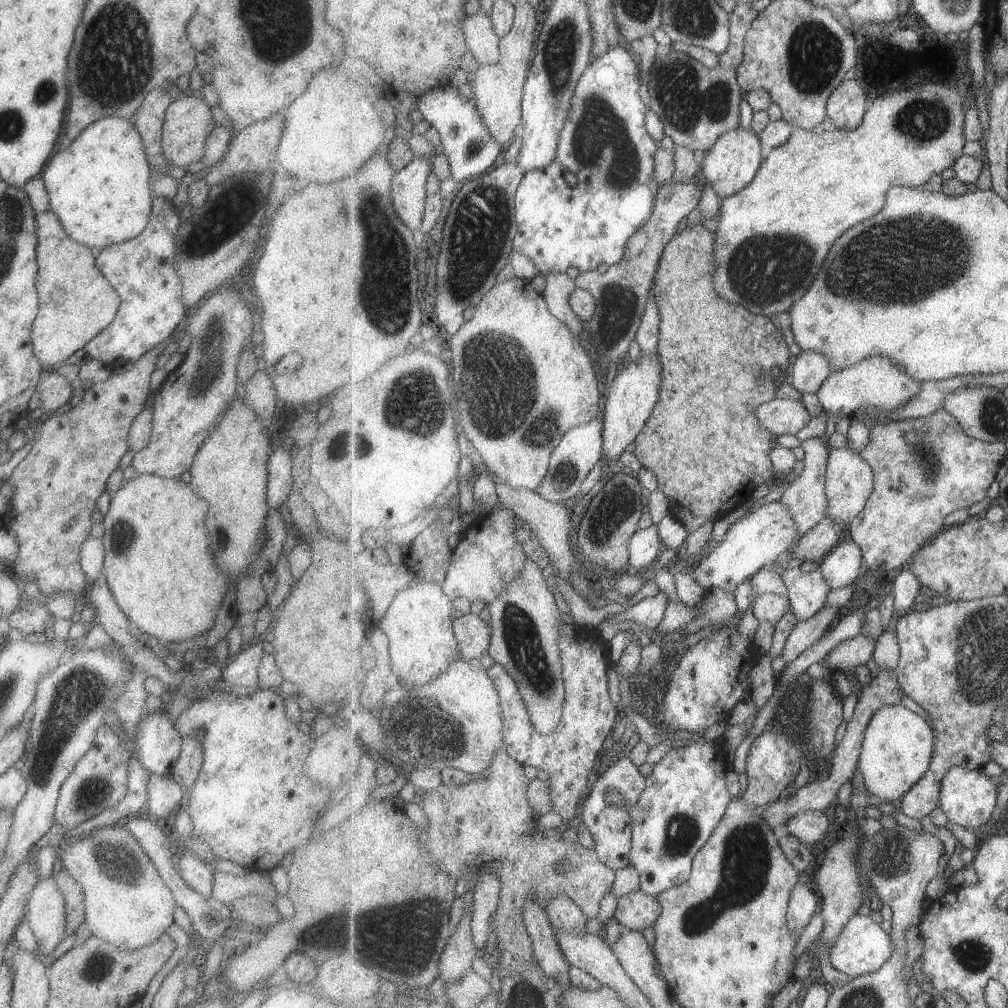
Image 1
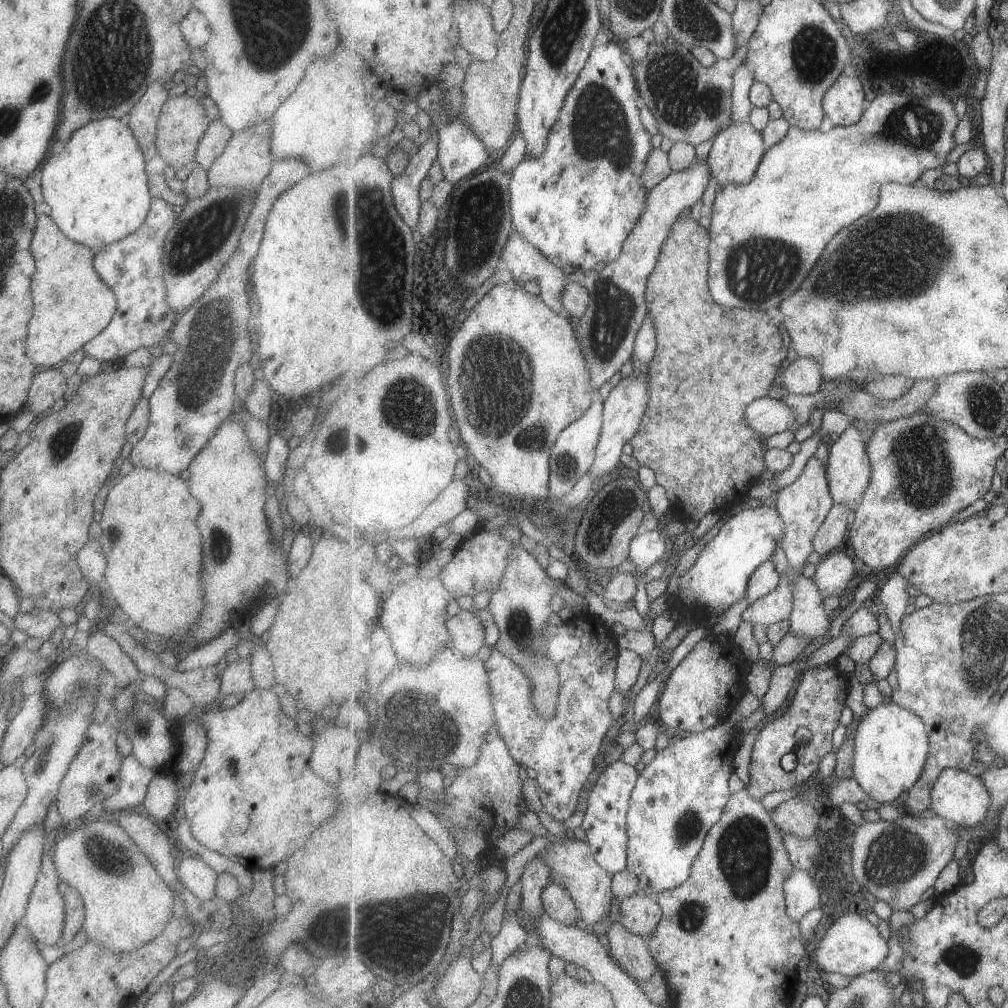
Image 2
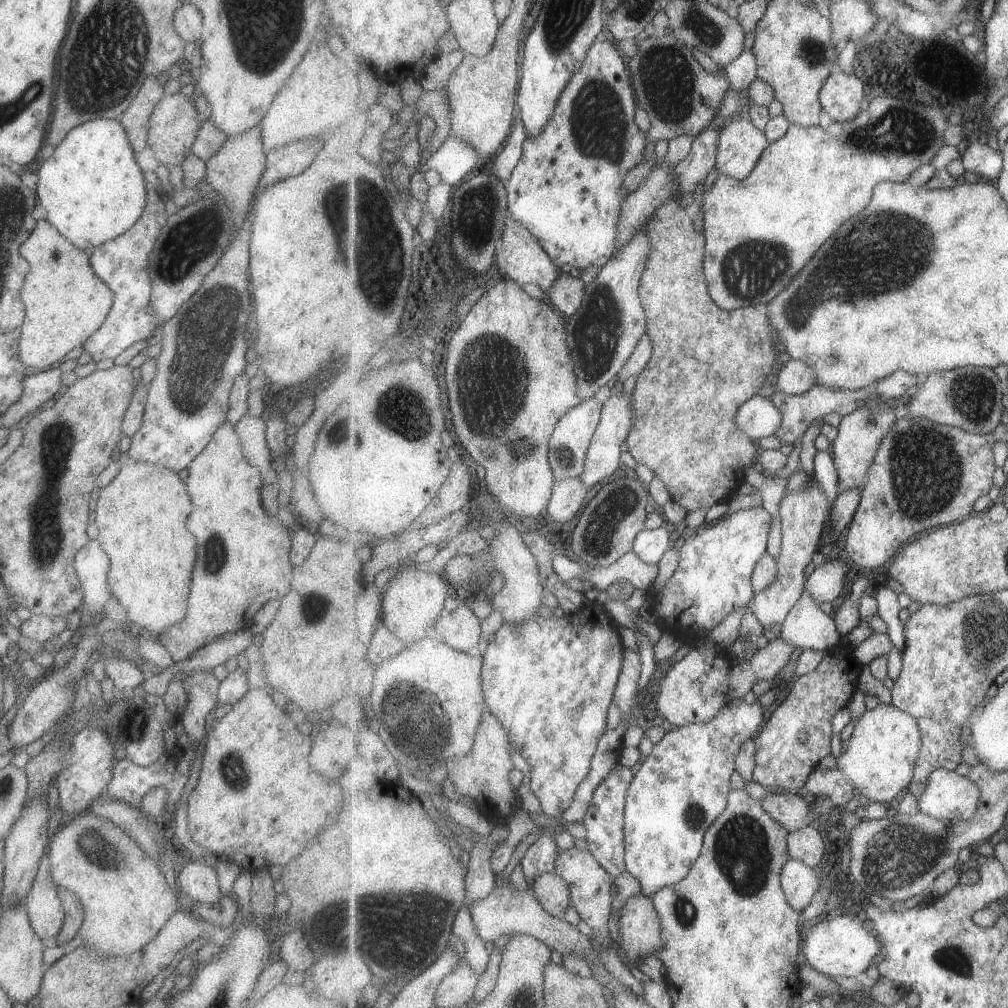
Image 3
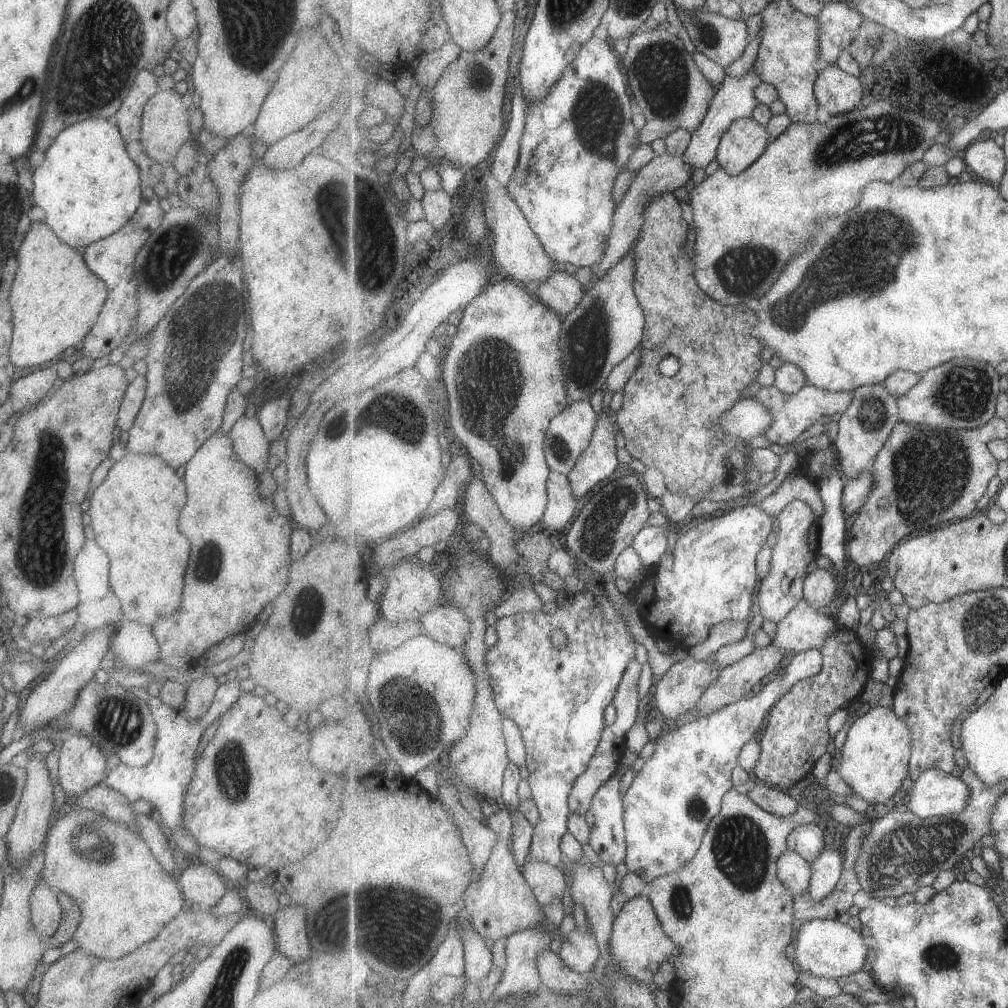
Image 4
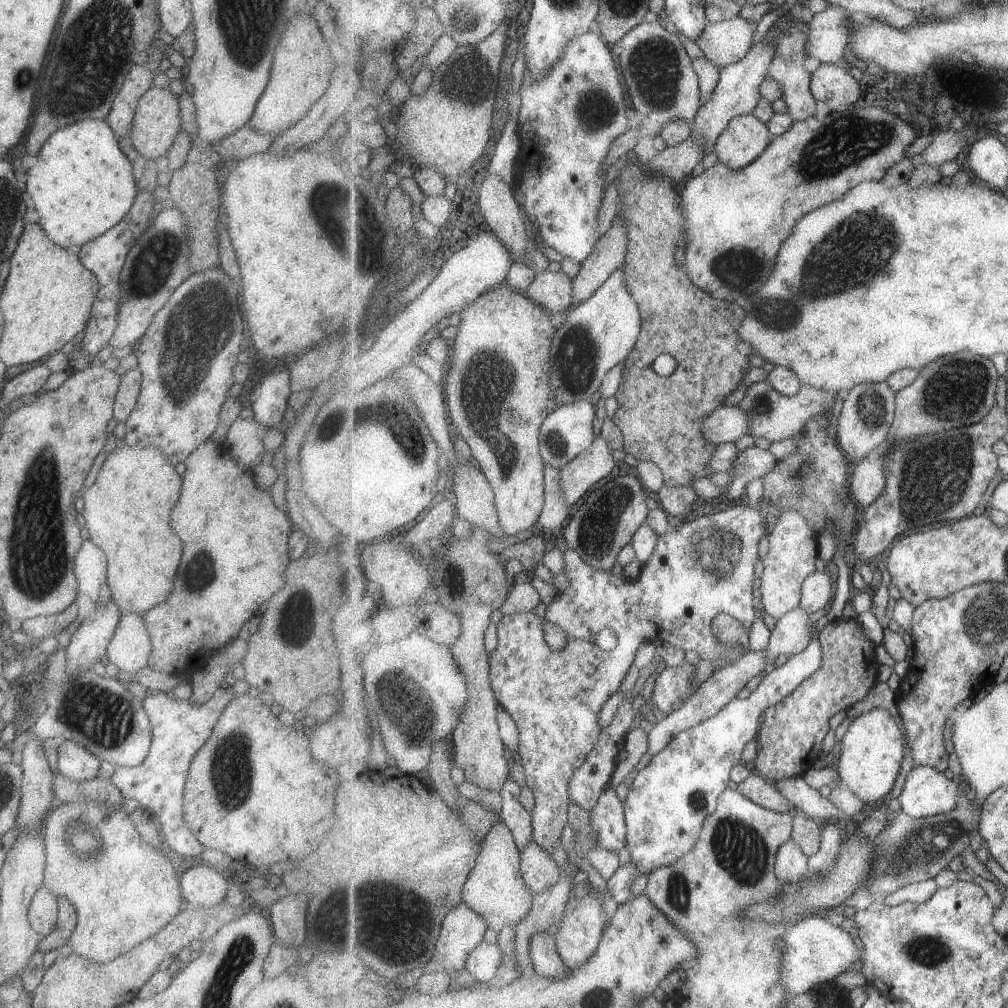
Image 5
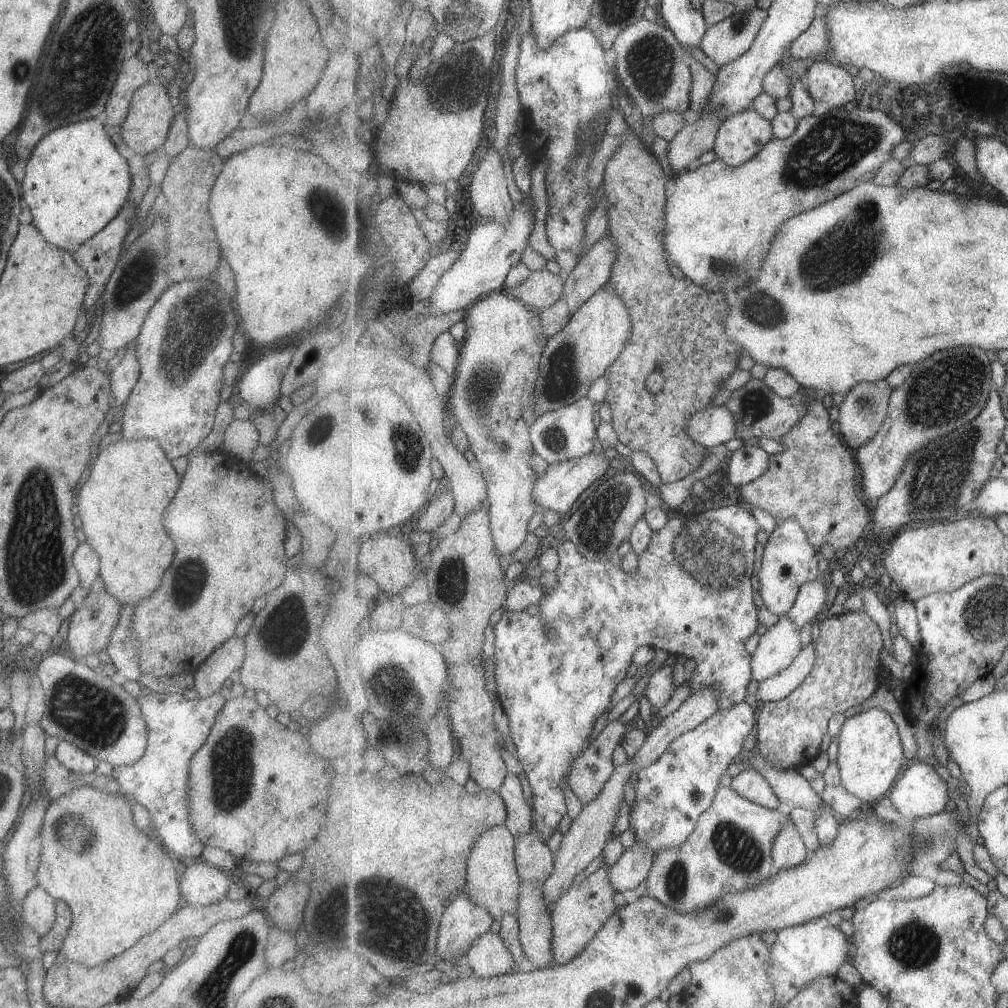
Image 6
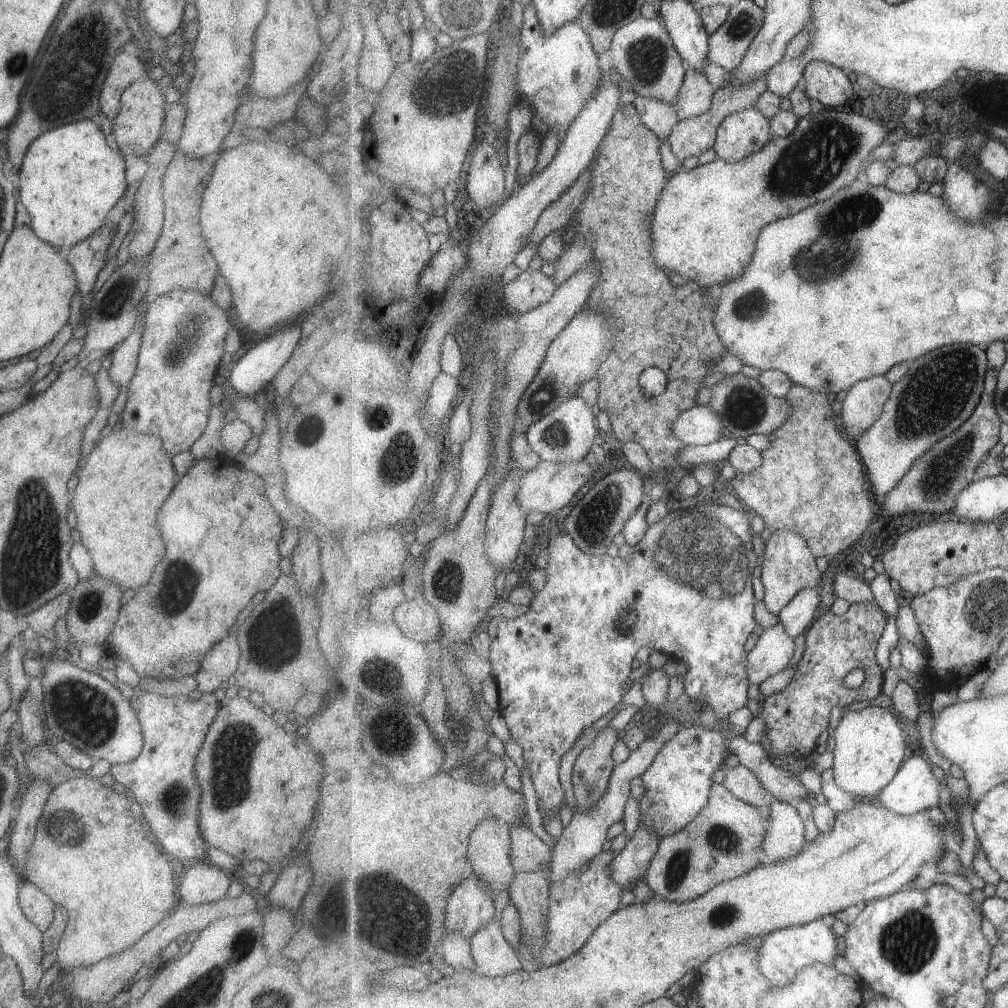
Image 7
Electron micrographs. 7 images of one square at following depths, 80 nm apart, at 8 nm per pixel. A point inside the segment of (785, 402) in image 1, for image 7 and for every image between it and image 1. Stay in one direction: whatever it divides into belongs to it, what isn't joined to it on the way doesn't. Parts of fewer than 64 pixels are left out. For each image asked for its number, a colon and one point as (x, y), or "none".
2: (768, 416)
3: (759, 417)
4: (749, 418)
5: (729, 423)
6: (716, 425)
7: (698, 426)

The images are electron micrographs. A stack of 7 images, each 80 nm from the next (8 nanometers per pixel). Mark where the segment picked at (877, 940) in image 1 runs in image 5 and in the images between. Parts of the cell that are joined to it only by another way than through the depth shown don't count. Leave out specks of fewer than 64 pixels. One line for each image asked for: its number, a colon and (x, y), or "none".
2: (852, 946)
3: (841, 947)
4: (829, 948)
5: (816, 952)

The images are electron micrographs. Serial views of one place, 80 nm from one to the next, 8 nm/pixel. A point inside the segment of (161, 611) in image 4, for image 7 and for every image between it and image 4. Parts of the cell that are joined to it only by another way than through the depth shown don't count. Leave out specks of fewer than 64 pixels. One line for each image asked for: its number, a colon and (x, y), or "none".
5: (127, 510)
6: (121, 503)
7: (128, 474)

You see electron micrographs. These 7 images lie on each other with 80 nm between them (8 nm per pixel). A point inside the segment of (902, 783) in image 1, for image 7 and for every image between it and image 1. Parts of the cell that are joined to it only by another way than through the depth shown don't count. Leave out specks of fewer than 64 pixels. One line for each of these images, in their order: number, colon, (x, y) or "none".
2: (892, 742)
3: (881, 756)
4: (874, 762)
5: (872, 752)
6: (871, 755)
7: (870, 748)

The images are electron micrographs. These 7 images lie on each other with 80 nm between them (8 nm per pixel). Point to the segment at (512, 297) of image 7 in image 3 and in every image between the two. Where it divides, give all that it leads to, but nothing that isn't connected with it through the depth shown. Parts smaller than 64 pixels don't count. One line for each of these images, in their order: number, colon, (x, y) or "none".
3: (567, 294)
4: (562, 292)
5: (553, 290)
6: (542, 289)

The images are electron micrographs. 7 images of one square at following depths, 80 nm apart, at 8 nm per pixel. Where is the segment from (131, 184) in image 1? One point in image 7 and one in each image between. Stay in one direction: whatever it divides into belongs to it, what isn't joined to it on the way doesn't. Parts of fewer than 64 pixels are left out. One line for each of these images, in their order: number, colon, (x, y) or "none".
2: (96, 188)
3: (92, 189)
4: (88, 187)
5: (82, 184)
6: (76, 181)
7: (71, 178)

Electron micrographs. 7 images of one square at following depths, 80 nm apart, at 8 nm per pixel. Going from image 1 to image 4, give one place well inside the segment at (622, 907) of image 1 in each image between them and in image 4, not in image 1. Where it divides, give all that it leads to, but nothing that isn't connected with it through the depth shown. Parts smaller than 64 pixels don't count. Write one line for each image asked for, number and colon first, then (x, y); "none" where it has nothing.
2: (641, 914)
3: (639, 920)
4: (640, 945)

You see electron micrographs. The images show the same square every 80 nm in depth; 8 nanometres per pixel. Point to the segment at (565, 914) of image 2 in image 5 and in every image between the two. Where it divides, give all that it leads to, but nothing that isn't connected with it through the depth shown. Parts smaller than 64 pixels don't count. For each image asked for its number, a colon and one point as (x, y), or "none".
3: (551, 890)
4: (548, 883)
5: (540, 870)

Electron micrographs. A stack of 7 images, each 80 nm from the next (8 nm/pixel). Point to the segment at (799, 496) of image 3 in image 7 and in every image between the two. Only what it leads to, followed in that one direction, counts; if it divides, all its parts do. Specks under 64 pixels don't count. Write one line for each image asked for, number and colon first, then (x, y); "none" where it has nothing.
4: (798, 543)
5: (794, 548)
6: (789, 560)
7: (789, 566)

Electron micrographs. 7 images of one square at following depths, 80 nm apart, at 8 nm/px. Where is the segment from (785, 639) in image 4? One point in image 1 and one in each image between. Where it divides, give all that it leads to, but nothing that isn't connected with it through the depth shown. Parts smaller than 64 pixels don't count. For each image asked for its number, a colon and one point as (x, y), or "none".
1: (808, 592)
2: (809, 617)
3: (807, 626)

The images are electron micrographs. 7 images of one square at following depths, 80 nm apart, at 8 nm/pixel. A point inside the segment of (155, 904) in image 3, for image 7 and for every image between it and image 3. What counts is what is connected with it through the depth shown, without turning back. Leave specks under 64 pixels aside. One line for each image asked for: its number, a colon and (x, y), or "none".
4: (122, 906)
5: (124, 891)
6: (119, 884)
7: (88, 855)

